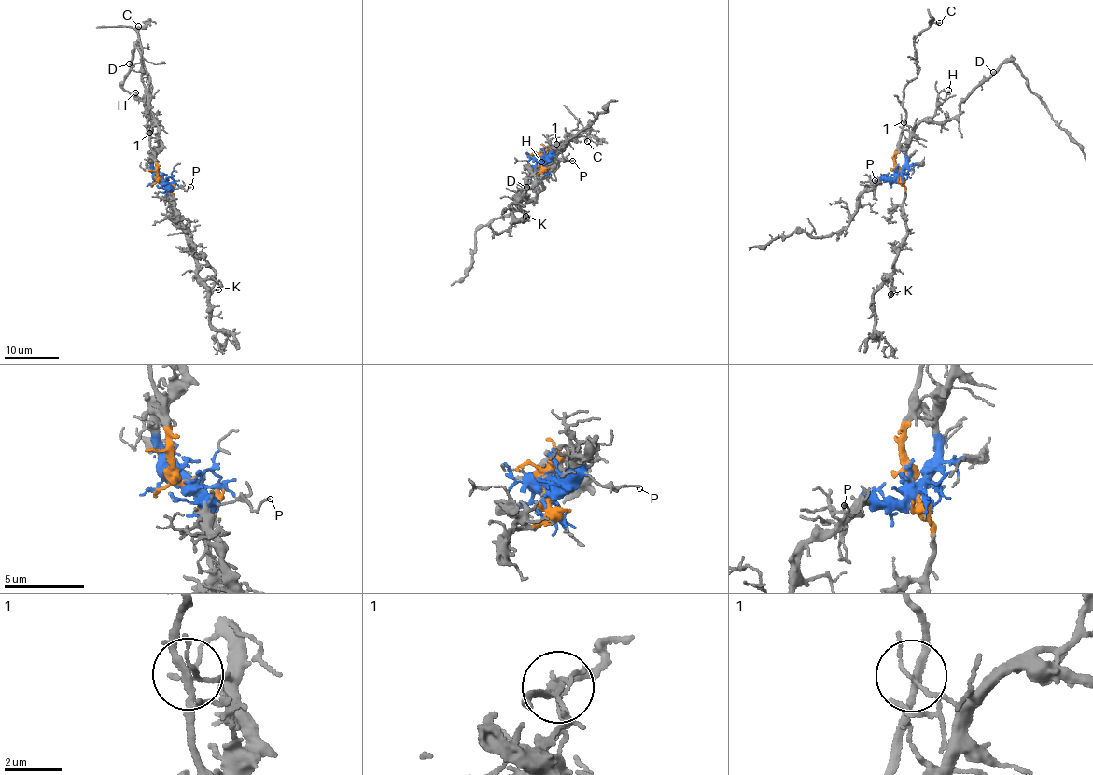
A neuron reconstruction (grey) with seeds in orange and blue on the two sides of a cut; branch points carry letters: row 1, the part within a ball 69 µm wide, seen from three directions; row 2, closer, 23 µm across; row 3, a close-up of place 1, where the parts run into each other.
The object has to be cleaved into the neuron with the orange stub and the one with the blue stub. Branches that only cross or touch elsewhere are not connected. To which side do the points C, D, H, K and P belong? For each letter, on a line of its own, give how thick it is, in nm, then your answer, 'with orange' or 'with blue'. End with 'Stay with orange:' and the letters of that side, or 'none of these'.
C: 170 nm thick; with orange
D: 100 nm thick; with blue
H: 120 nm thick; with blue
K: 130 nm thick; with orange
P: 130 nm thick; with blue
Stay with orange: C, K

